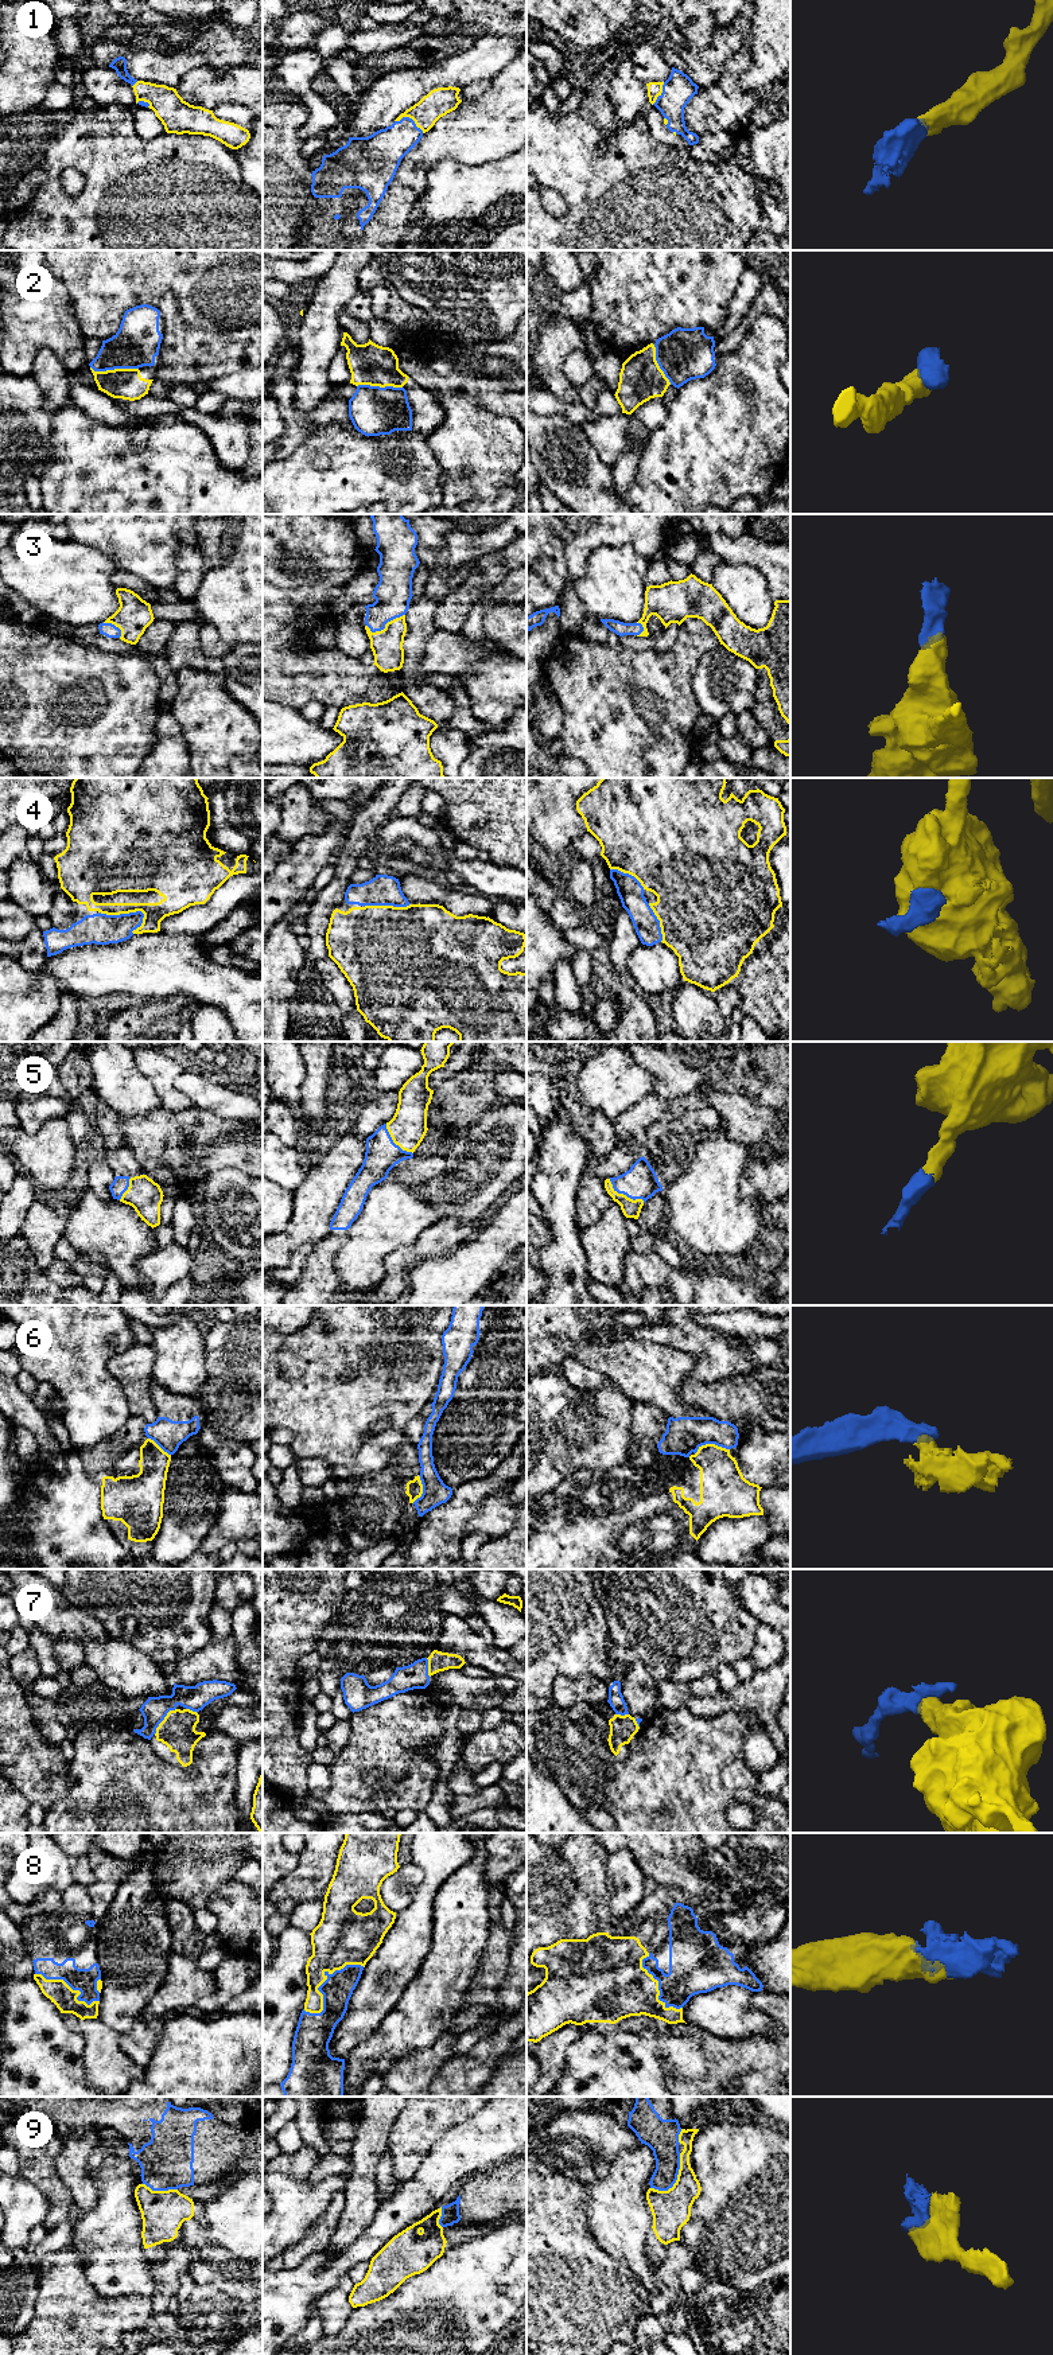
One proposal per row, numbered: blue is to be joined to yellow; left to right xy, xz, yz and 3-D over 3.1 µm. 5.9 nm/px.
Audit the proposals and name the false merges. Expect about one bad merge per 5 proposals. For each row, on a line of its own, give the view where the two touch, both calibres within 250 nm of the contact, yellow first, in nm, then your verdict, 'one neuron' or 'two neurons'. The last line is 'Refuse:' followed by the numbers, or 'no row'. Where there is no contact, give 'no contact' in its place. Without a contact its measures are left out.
1: contact in xz; calibres 170 and 240 nm; one neuron
2: contact in xy; calibres 190 and 280 nm; one neuron
3: contact in xz; calibres 190 and 220 nm; one neuron
4: contact in xy; calibres 260 and 190 nm; one neuron
5: contact in yz; calibres 110 and 200 nm; one neuron
6: contact in yz; calibres 280 and 220 nm; two neurons
7: contact in xy; calibres 220 and 150 nm; one neuron
8: contact in xz; calibres 280 and 180 nm; one neuron
9: contact in yz; calibres 240 and 180 nm; two neurons
Refuse: 6, 9

